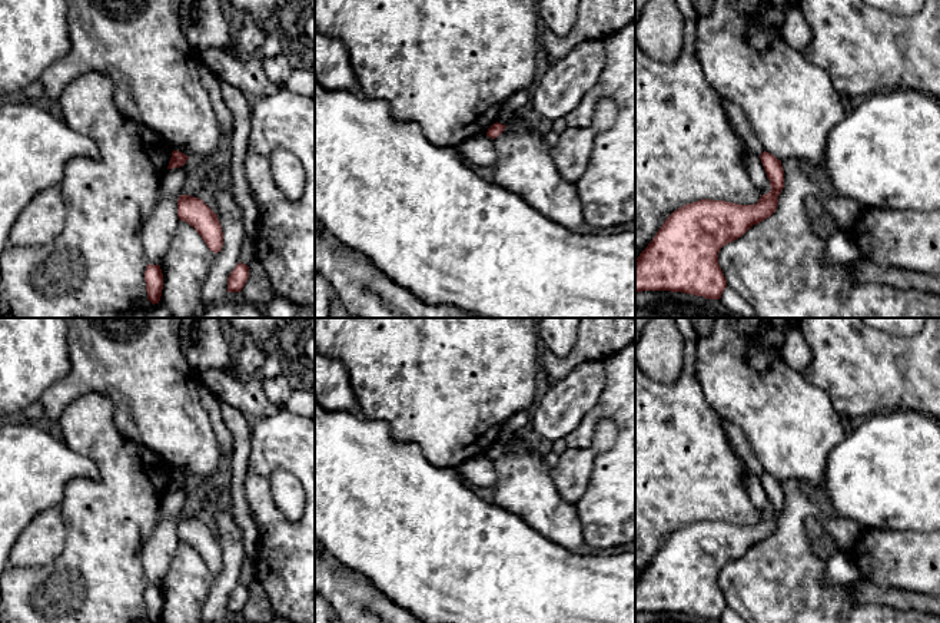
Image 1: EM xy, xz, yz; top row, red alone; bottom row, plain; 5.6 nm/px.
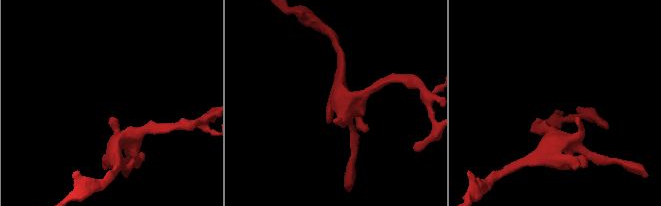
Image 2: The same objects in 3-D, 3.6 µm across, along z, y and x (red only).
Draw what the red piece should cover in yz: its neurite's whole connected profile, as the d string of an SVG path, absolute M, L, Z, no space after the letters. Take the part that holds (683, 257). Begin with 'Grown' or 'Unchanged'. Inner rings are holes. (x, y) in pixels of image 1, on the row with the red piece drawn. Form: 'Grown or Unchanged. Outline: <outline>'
Unchanged. Outline: M765 150L760 159L770 179L771 190L761 195L754 205L701 199L674 211L635 259L635 292L671 291L707 299L721 298L727 279L718 265L720 249L741 238L753 225L770 218L777 209L778 195L784 188L781 160Z

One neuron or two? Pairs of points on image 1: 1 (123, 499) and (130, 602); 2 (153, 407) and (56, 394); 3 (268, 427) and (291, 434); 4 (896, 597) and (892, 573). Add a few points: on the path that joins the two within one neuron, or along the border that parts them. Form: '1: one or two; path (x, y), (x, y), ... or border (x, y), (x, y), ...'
1: one; path (122, 524), (122, 576)
2: one; path (129, 383), (80, 381)
3: one; path (273, 433), (285, 434)
4: two; border (862, 579), (880, 586), (900, 587), (924, 595)

